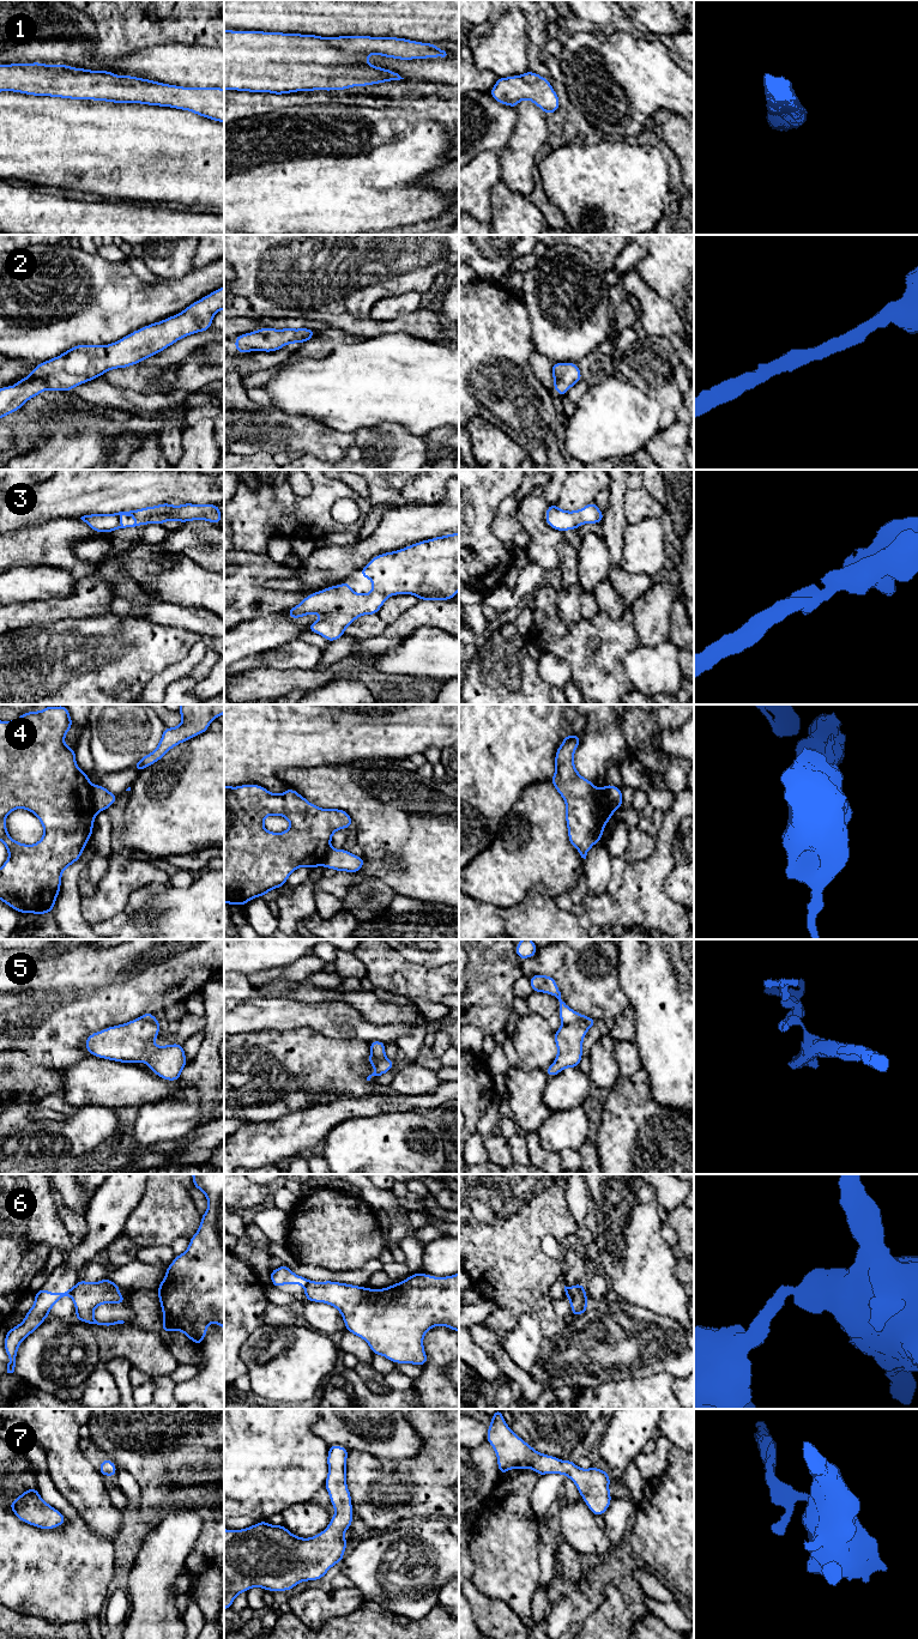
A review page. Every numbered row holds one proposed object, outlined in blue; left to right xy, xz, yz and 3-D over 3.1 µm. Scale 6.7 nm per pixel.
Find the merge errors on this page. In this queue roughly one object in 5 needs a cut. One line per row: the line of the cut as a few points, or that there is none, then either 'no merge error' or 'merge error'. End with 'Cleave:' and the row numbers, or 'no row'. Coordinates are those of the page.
1: cut none; no merge error
2: cut none; no merge error
3: cut none; no merge error
4: cut xy (91, 785), (91, 799), (96, 812); merge error
5: cut yz (562, 1024), (583, 1020), (589, 1026); merge error
6: cut xy (73, 1287), (70, 1295); merge error
7: cut none; no merge error
Cleave: 4, 5, 6

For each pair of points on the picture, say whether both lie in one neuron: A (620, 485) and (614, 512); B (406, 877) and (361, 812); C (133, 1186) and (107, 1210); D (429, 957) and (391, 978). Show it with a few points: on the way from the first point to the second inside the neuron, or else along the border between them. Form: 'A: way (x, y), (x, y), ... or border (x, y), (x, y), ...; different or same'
A: way (616, 491), (615, 506); same
B: way (409, 862), (376, 828); same
C: way (126, 1187), (110, 1203); same
D: border (398, 951), (420, 965), (446, 963); different

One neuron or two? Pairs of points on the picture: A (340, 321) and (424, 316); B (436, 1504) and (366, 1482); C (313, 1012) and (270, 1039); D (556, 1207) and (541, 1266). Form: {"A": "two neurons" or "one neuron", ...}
{"A": "one neuron", "B": "one neuron", "C": "two neurons", "D": "one neuron"}

